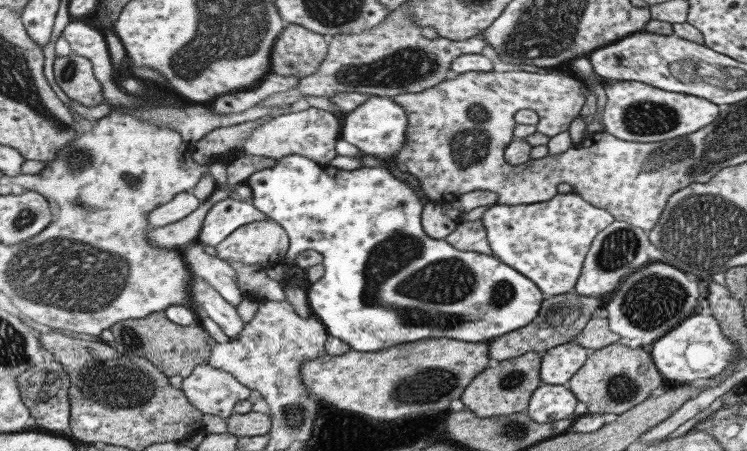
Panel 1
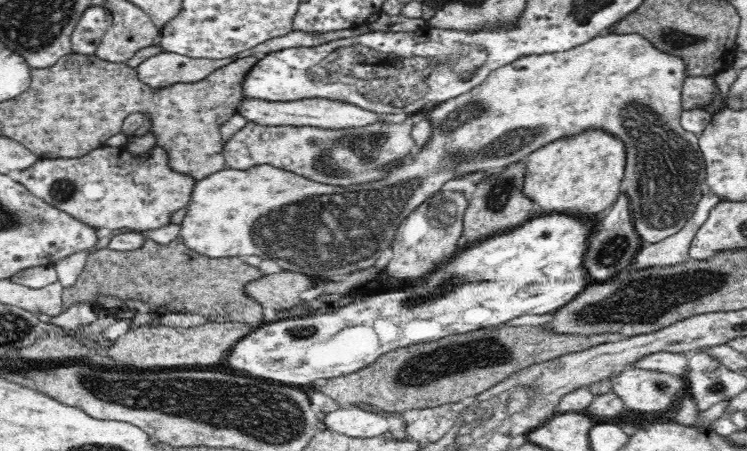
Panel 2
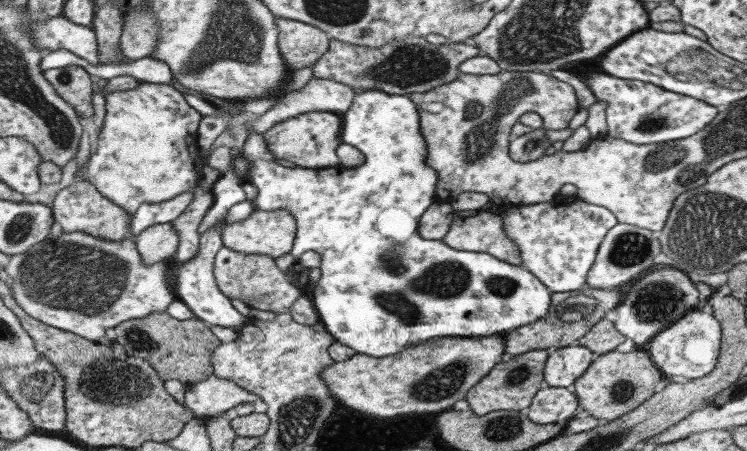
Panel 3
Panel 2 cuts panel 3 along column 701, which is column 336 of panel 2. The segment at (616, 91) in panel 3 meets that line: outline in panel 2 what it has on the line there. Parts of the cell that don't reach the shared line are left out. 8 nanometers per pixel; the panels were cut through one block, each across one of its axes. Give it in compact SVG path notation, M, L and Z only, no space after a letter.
M306 98L294 102L268 102L266 100L245 100L238 106L238 113L247 121L266 126L314 126L323 129L348 129L363 127L378 120L378 113L364 110L348 102L336 102L325 98Z

